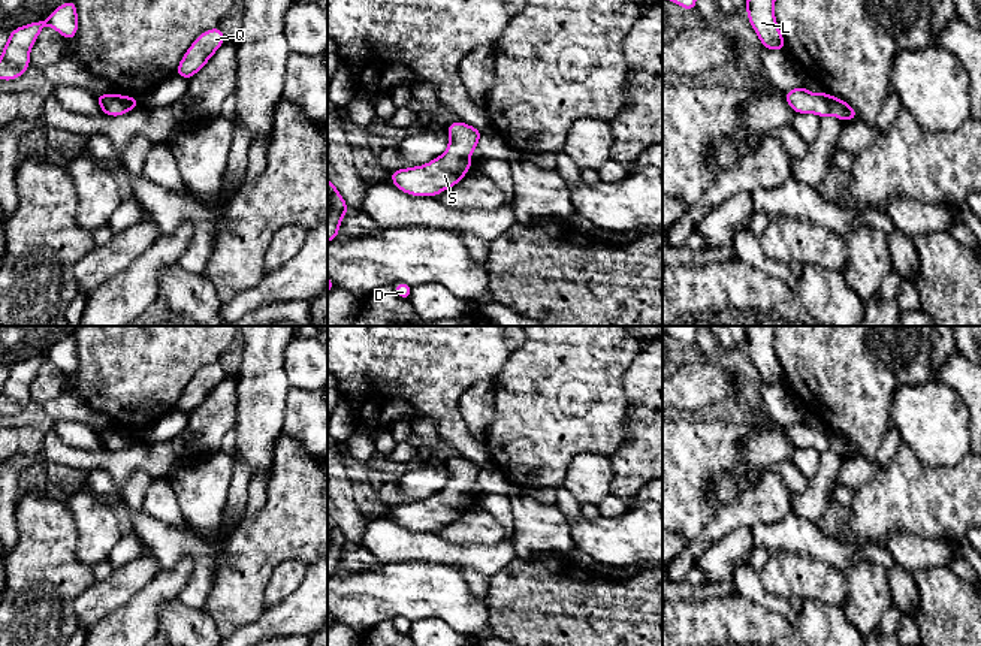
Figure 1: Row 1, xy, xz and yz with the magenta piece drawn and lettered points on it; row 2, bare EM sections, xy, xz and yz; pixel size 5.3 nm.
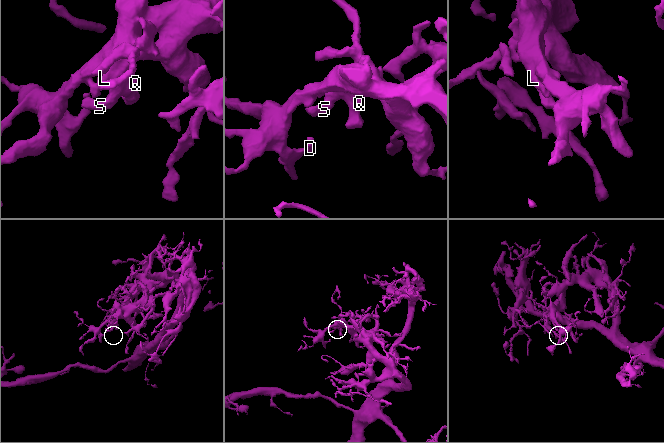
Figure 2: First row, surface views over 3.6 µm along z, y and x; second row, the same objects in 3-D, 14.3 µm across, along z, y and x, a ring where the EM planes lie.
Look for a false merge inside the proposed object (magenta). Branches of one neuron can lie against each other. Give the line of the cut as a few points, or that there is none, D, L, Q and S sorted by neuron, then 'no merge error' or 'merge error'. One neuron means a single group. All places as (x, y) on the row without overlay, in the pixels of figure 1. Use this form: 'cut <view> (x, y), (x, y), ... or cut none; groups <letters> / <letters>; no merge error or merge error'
cut none; groups D L Q S; no merge error

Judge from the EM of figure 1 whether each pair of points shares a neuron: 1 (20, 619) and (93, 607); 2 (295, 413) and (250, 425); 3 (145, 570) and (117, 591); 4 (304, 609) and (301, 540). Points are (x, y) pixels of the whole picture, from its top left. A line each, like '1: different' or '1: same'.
1: different
2: different
3: same
4: different

